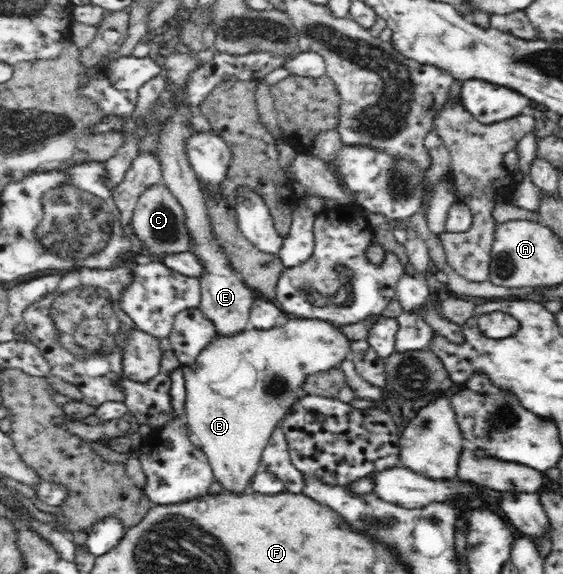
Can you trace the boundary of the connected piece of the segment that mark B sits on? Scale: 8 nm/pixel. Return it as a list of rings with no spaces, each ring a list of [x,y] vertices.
[[[290,319],[272,328],[248,327],[234,335],[216,335],[202,348],[192,366],[181,365],[186,387],[186,426],[192,438],[206,454],[214,480],[232,493],[244,493],[258,471],[263,449],[273,429],[280,425],[293,403],[307,393],[301,385],[314,373],[336,367],[350,356],[350,340],[334,324],[321,319]]]

